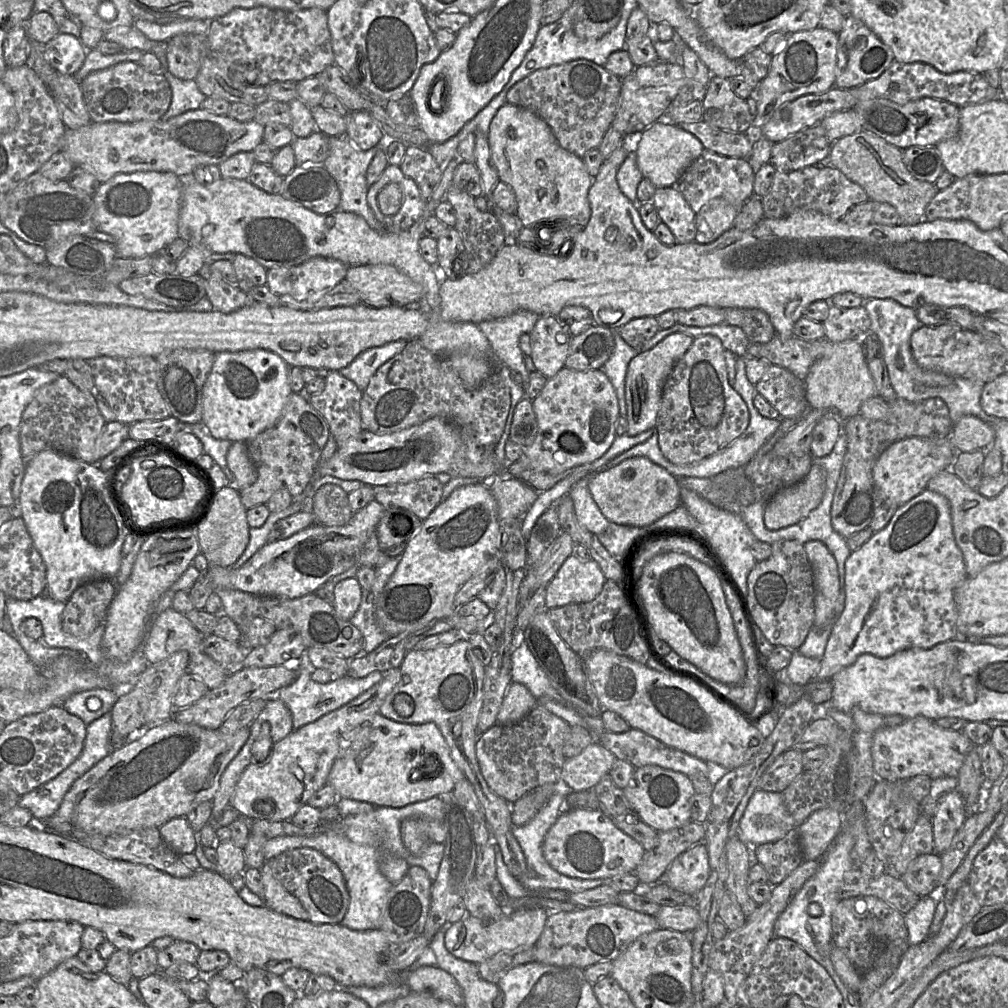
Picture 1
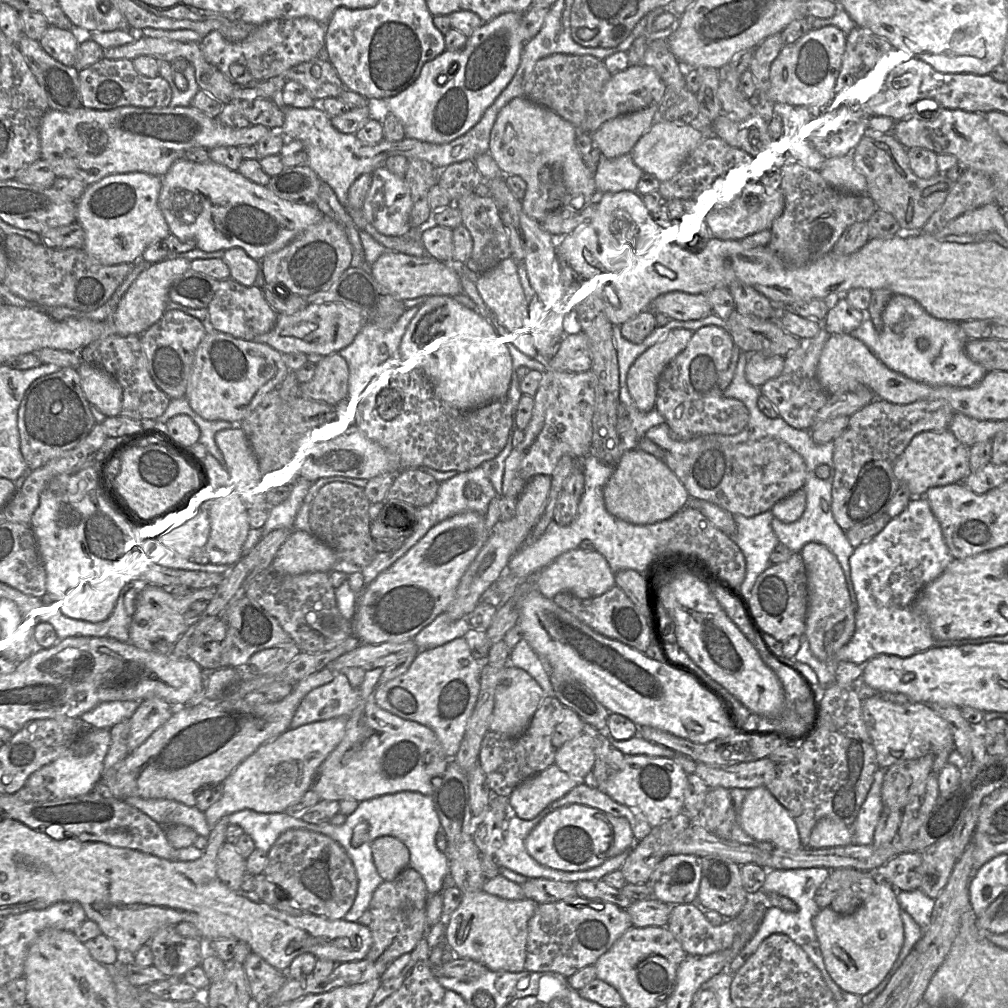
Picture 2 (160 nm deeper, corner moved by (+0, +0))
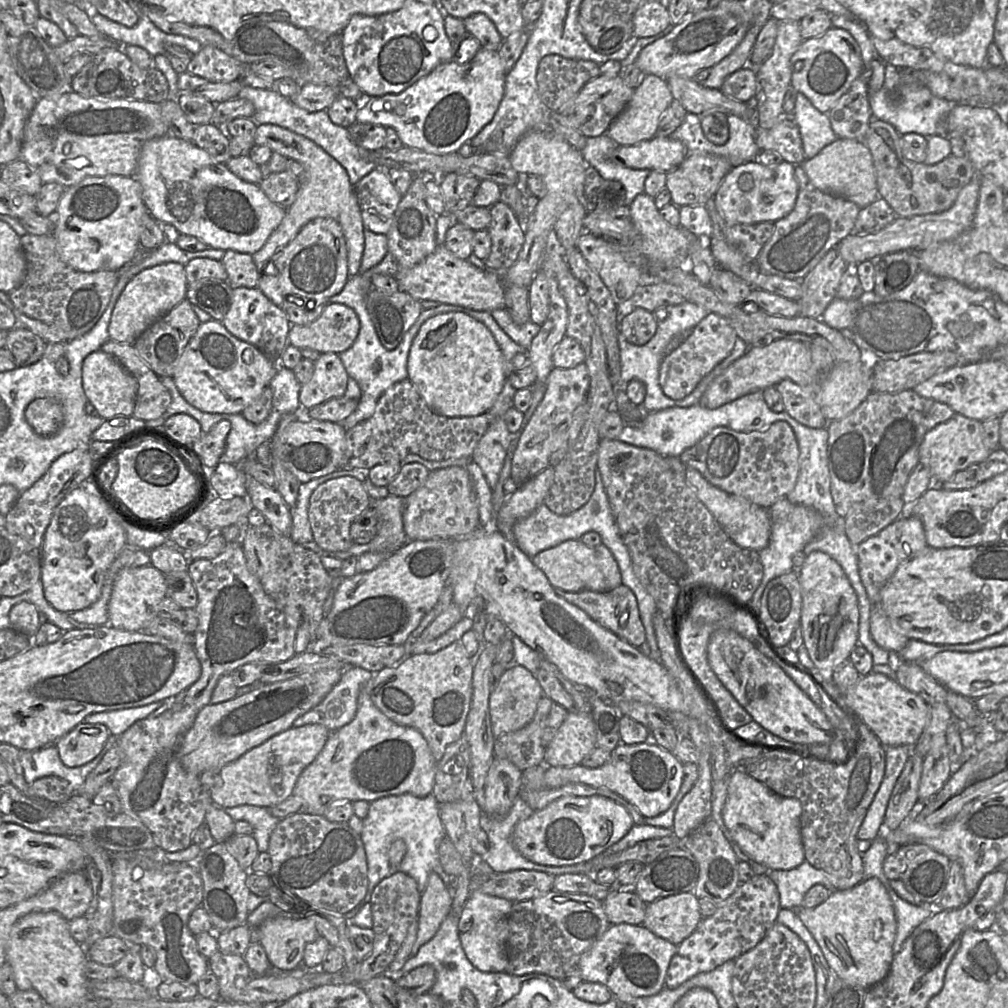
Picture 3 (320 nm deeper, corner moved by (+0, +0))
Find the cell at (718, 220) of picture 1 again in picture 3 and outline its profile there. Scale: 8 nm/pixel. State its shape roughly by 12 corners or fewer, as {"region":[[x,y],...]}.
{"region":[[753,160],[714,195],[727,227],[774,223],[793,210],[794,167]]}

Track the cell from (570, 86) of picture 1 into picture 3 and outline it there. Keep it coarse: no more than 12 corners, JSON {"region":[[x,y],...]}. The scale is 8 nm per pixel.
{"region":[[545,56],[539,97],[561,113],[600,75],[593,61]]}

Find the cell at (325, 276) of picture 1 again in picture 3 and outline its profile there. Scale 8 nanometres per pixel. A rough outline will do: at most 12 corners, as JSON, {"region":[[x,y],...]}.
{"region":[[320,217],[271,257],[257,288],[326,305],[349,278],[341,225]]}

